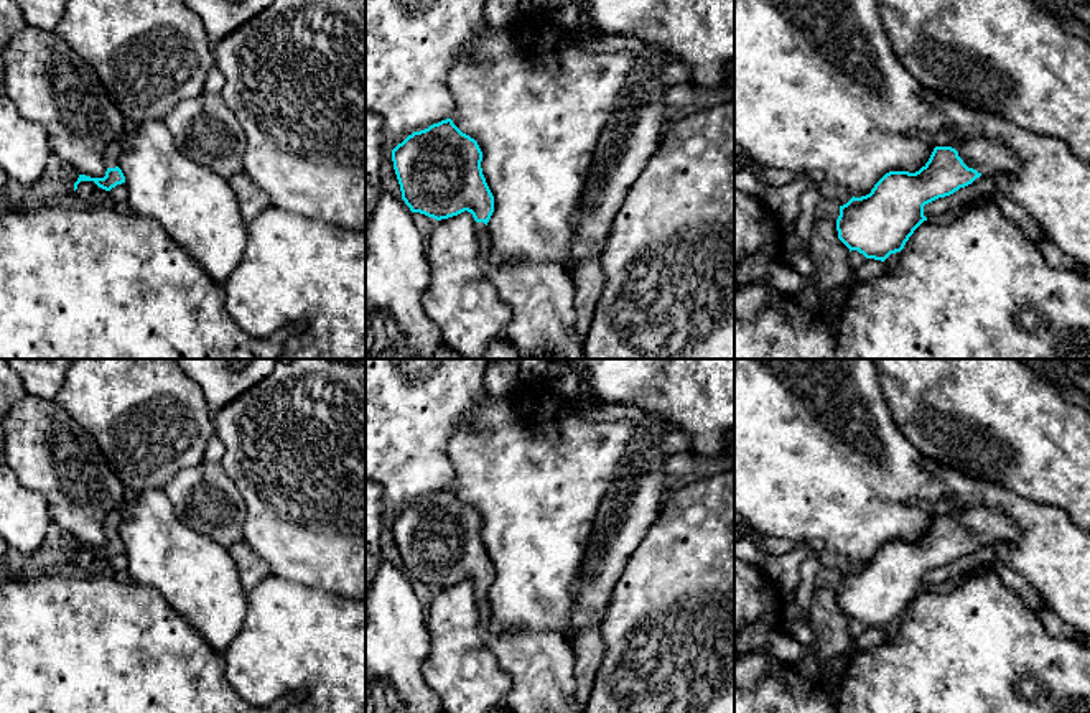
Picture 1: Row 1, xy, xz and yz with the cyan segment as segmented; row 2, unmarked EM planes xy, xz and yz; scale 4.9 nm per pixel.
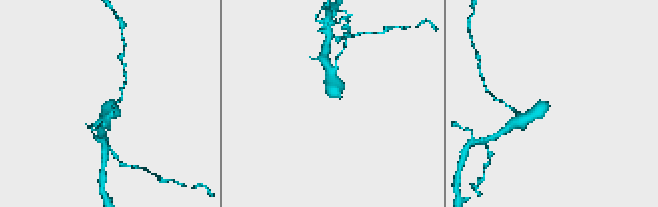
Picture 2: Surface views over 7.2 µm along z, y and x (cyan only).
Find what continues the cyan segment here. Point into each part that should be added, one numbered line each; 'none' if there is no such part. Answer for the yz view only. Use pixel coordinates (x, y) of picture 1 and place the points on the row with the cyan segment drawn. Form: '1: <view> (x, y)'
1: yz (987, 157)

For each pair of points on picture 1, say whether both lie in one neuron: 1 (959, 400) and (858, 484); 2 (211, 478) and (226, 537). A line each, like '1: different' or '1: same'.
1: different
2: same

